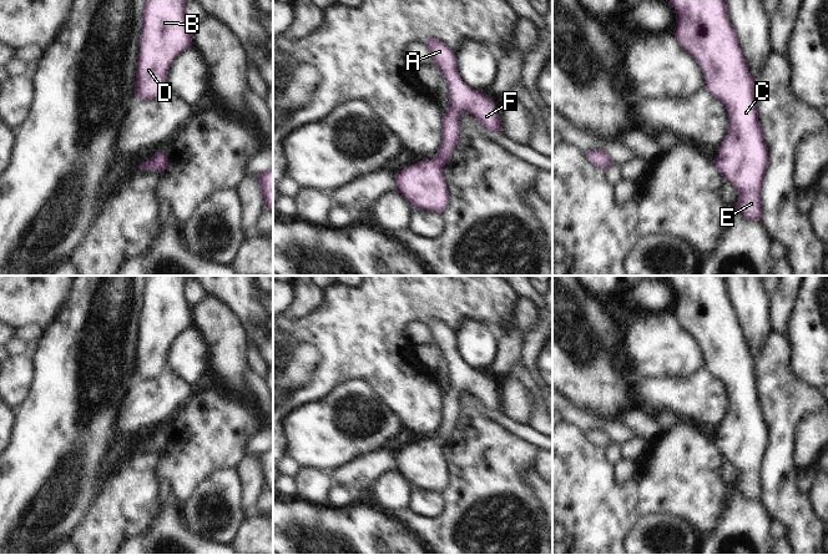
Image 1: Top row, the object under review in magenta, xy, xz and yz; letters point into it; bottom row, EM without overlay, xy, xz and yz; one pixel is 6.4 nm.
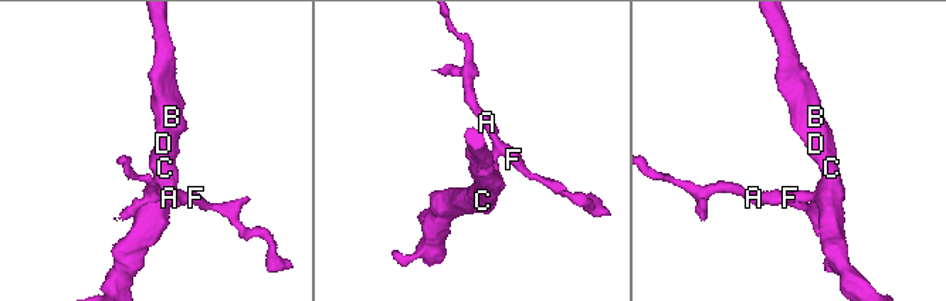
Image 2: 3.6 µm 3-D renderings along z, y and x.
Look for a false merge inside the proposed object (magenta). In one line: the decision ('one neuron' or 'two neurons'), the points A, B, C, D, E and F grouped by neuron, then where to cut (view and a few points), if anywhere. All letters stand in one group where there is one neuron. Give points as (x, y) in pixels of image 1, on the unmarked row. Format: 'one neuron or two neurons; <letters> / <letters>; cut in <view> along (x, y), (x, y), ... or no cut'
one neuron; A B C D E F; no cut

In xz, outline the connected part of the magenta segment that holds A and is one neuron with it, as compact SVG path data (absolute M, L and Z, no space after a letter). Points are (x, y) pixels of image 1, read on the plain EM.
M433 316L428 318L426 326L449 365L449 389L441 398L441 420L436 435L398 450L395 470L402 473L414 489L441 494L449 483L449 470L441 449L459 419L459 394L466 392L474 395L484 408L495 413L501 413L501 408L496 382L463 362L454 331Z

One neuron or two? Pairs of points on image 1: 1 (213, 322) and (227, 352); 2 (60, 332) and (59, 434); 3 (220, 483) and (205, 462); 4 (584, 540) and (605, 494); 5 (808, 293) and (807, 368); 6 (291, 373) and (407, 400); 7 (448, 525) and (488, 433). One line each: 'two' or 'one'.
1: one
2: one
3: two
4: one
5: one
6: one
7: one

